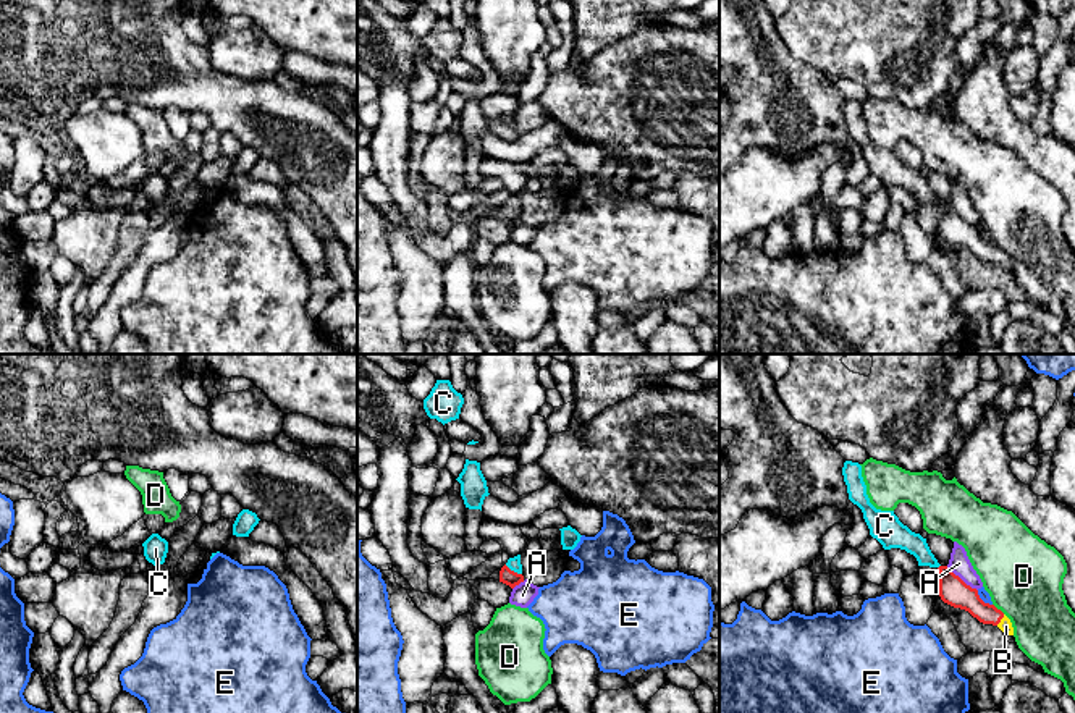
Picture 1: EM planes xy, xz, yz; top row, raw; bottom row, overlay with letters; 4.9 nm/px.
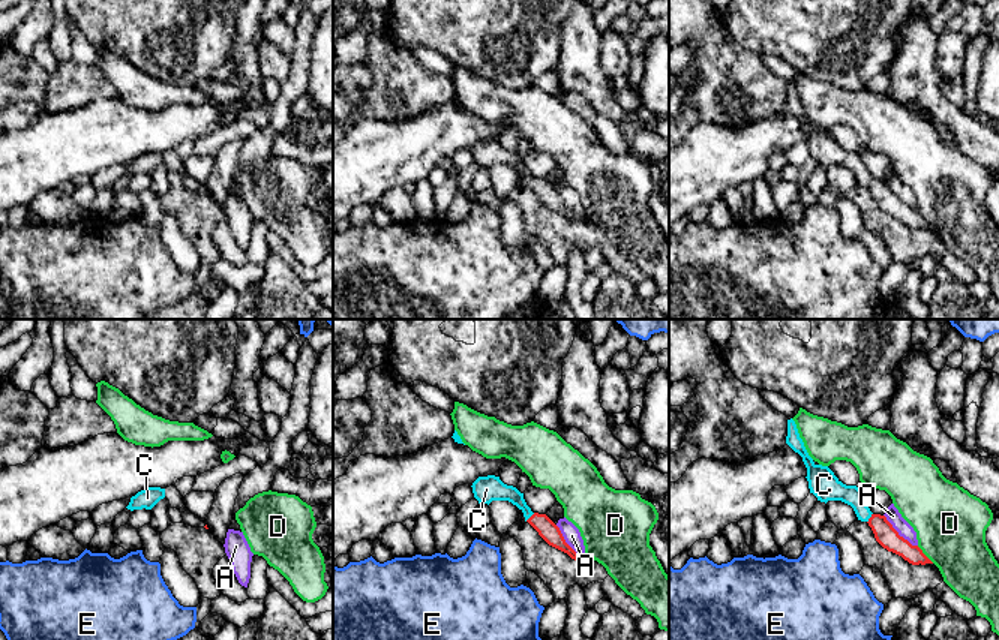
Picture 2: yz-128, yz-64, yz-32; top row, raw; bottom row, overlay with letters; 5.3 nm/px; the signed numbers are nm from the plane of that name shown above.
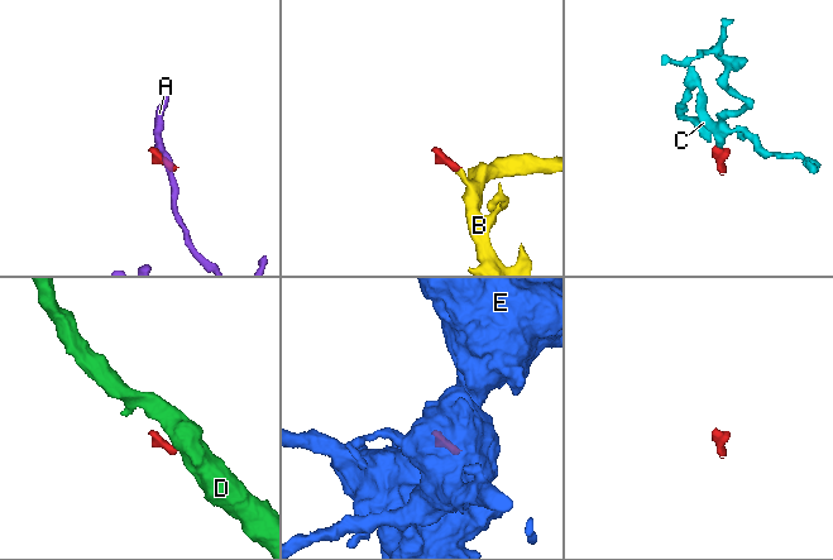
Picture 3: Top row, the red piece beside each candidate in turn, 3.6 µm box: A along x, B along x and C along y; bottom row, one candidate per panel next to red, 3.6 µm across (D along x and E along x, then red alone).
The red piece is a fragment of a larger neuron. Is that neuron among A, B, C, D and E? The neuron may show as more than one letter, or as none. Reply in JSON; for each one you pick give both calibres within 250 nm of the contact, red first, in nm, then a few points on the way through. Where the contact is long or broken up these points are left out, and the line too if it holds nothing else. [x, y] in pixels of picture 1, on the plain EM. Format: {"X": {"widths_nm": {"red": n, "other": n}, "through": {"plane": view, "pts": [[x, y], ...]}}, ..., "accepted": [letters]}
{"B": {"widths_nm": {"red": 140, "other": 60}, "through": {"plane": "yz", "pts": [[957, 232], [982, 249], [1001, 256], [1006, 264]]}}, "C": {"widths_nm": {"red": 80, "other": 70}, "through": {"plane": "xz", "pts": [[506, 214], [513, 209], [514, 202]]}}, "accepted": ["B", "C"]}

